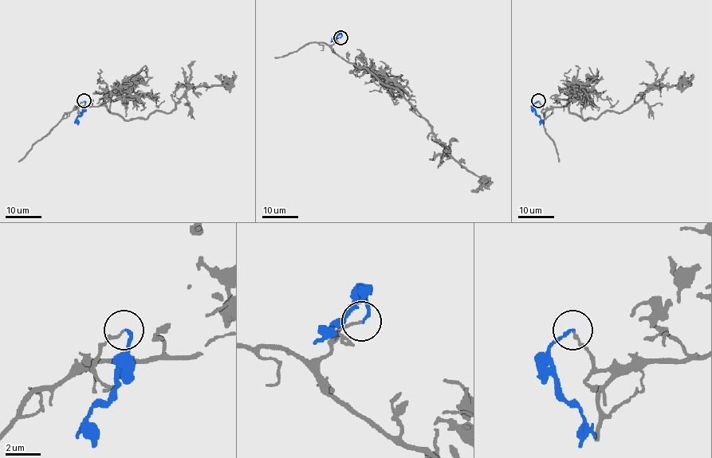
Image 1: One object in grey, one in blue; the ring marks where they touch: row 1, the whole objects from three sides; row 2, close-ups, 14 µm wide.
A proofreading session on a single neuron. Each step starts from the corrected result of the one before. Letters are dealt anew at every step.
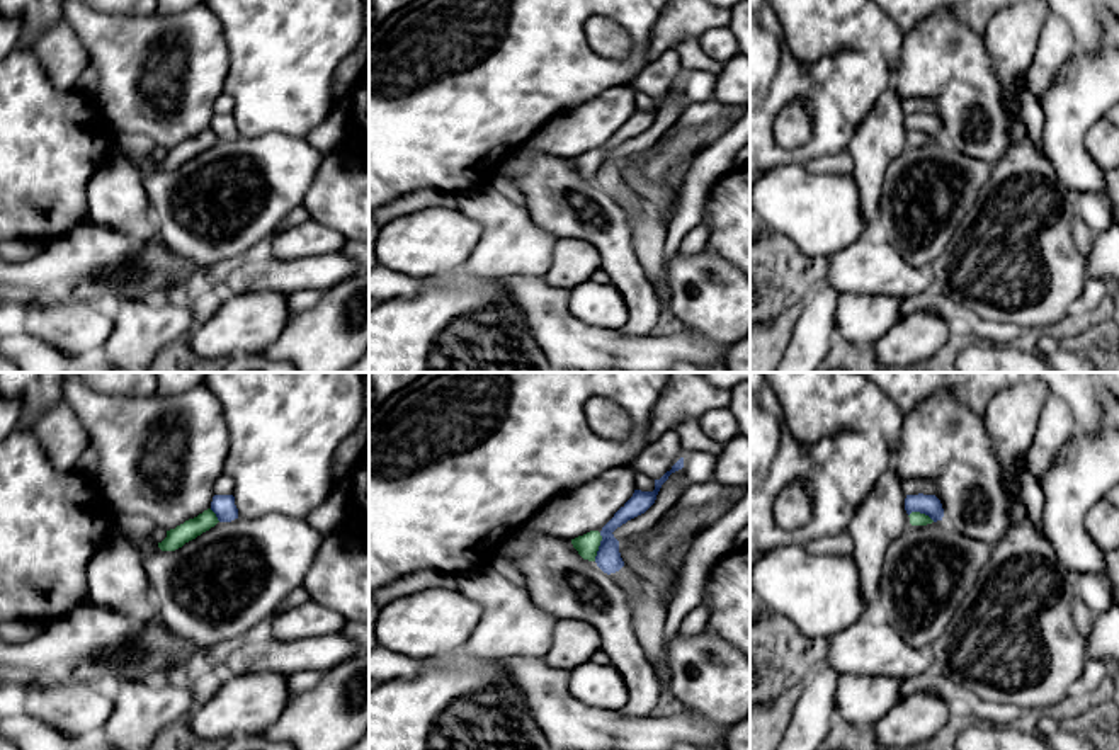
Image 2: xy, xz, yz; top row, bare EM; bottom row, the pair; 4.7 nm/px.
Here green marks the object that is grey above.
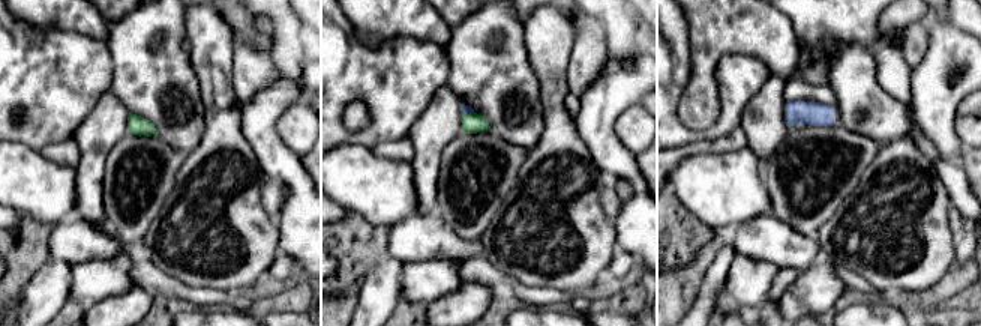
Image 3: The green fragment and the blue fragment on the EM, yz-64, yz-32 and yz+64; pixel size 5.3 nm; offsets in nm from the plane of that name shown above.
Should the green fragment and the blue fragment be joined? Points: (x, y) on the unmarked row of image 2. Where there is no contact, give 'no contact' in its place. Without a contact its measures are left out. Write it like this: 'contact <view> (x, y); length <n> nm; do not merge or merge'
contact xz (597, 165); length 140 nm; do not merge

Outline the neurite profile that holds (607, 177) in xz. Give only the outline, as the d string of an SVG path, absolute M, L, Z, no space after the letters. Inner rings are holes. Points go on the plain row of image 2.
M680 77L670 90L660 99L655 99L653 111L634 109L633 116L614 133L614 136L602 146L600 165L595 175L597 185L607 192L629 216L633 228L633 247L636 257L645 269L653 287L662 284L665 270L665 241L668 221L658 218L622 180L619 172L619 160L614 156L614 150L628 139L645 133L656 119L662 104L668 95L684 87L684 77Z

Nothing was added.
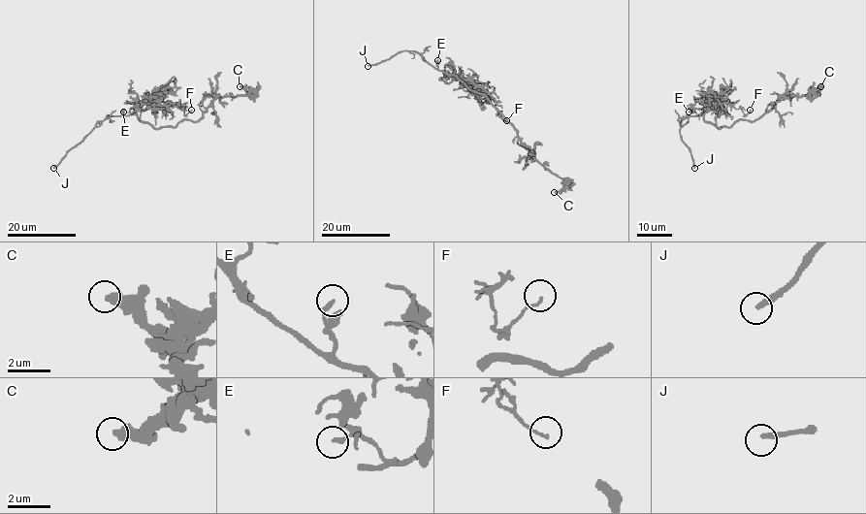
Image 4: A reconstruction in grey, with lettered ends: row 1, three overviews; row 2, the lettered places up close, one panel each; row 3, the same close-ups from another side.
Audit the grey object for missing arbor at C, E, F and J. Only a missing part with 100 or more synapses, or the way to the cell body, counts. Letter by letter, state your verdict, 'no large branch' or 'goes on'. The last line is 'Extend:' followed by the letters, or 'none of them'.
C: no large branch
E: no large branch
F: no large branch
J: goes on
Extend: J

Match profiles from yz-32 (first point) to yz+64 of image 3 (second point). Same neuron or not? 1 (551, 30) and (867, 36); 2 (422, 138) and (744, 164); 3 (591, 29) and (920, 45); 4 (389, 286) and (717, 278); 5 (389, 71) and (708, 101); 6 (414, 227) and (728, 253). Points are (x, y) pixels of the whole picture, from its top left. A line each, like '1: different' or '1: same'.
1: different
2: different
3: same
4: same
5: different
6: different

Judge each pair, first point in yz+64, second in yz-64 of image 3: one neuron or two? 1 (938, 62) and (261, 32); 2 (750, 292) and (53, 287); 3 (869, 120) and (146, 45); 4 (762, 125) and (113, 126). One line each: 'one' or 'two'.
1: two
2: two
3: one
4: one

